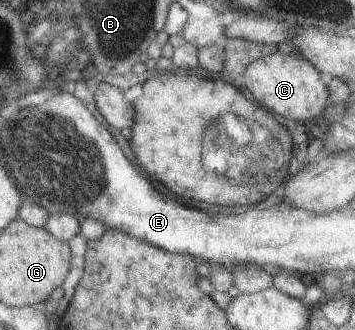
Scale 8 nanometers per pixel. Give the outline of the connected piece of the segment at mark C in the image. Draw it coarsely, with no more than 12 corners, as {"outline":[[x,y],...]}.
{"outline":[[298,53],[247,65],[239,82],[301,123],[328,104],[326,78]]}

